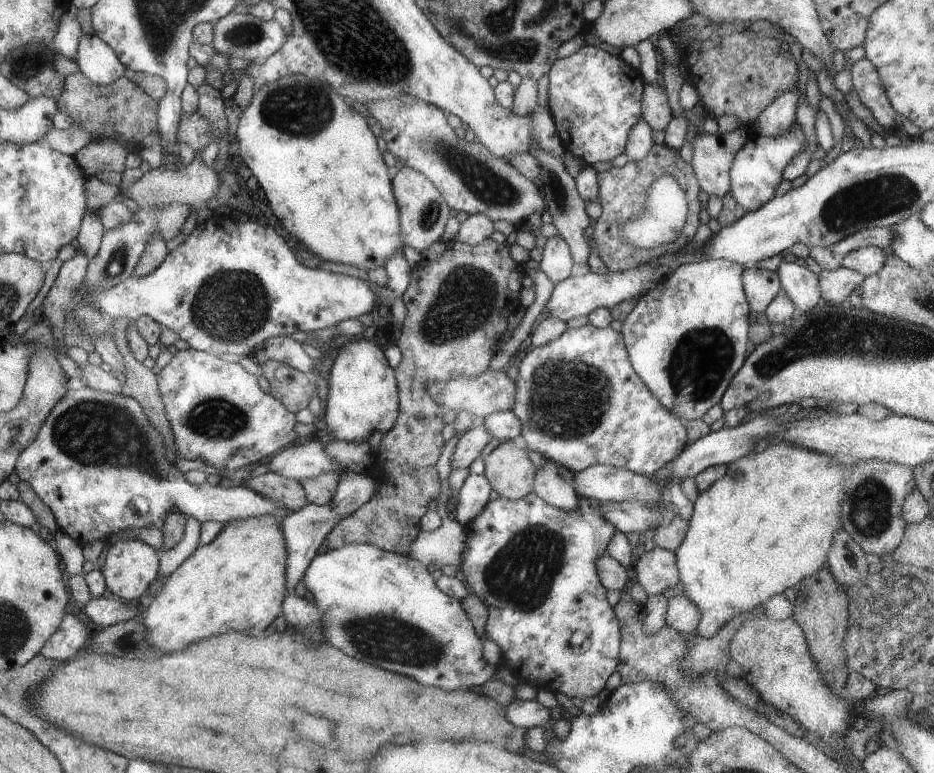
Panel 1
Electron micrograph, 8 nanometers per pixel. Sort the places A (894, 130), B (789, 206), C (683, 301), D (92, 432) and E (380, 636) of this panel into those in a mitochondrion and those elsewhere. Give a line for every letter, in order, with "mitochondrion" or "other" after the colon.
A: other
B: other
C: other
D: mitochondrion
E: mitochondrion

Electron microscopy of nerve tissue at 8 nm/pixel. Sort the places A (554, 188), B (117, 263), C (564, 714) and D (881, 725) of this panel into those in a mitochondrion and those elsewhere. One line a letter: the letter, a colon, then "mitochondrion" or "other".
A: mitochondrion
B: mitochondrion
C: other
D: other

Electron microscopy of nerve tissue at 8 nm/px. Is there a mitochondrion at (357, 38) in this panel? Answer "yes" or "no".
yes

